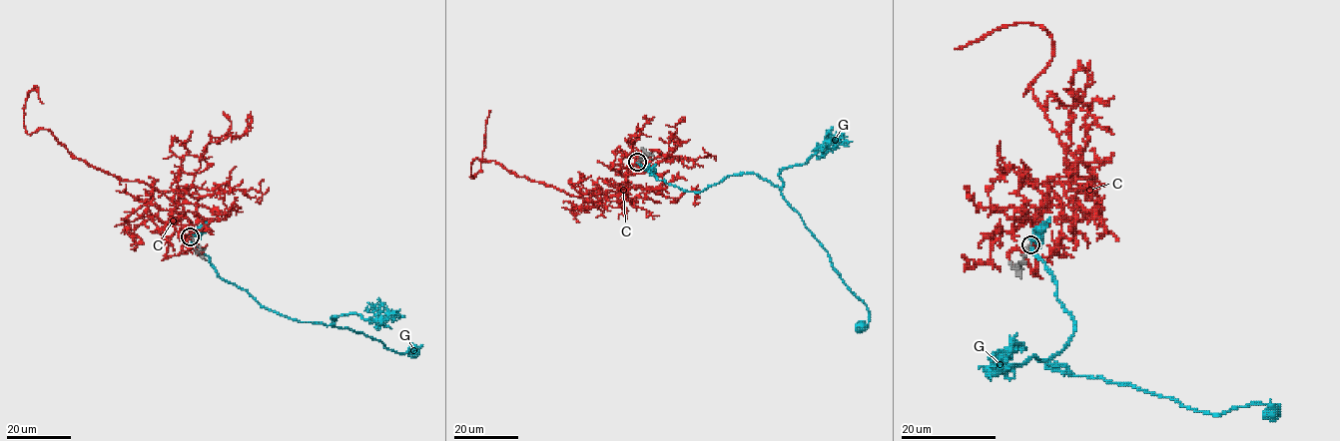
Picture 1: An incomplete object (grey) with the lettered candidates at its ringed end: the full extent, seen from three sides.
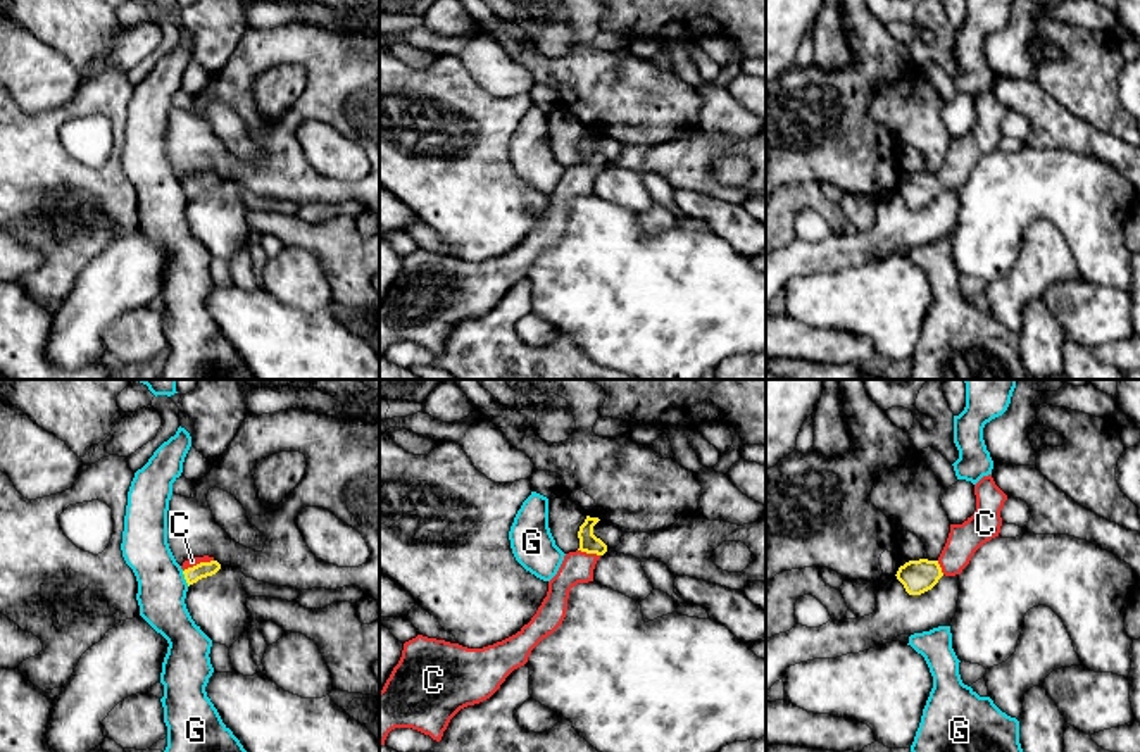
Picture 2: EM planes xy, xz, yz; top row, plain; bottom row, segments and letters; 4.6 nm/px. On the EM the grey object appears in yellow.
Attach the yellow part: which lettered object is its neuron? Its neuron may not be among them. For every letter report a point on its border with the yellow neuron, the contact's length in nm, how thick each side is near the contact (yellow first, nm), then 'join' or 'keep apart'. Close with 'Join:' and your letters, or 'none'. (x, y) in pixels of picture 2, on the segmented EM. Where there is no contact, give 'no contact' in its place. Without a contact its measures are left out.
C: xy (197, 564) | 160 nm | 80/50 nm | join
G: xy (185, 578) | 80 nm | 80/220 nm | keep apart
Join: C

